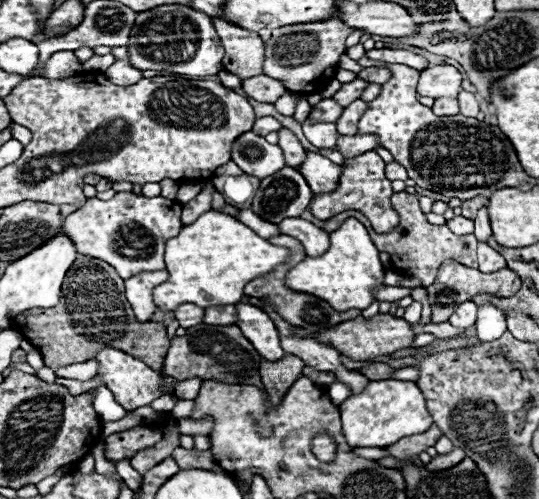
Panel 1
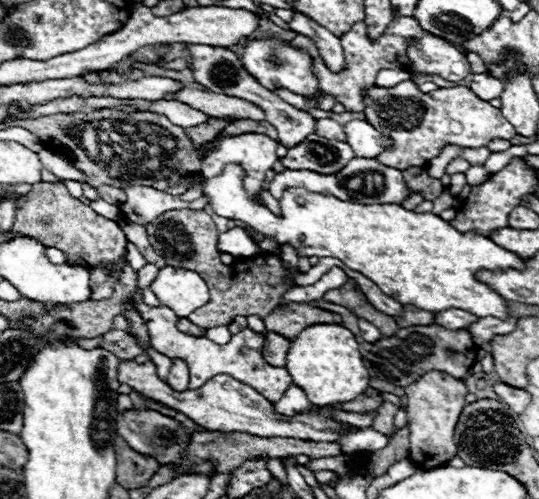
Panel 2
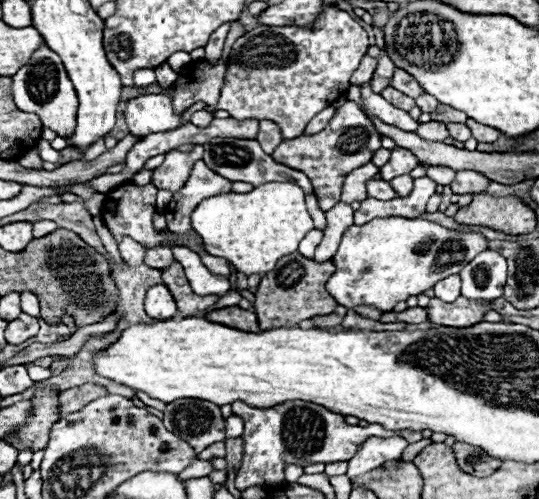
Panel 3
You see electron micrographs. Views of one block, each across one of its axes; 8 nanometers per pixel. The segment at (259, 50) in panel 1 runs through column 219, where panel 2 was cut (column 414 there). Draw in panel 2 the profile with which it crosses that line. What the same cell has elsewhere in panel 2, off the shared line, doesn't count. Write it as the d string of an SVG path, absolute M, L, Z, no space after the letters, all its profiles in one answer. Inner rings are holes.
M394 18L388 26L386 26L386 32L376 38L376 40L370 40L368 38L368 26L364 22L356 22L350 32L346 32L340 40L342 40L342 48L344 48L344 56L346 56L346 68L340 72L340 74L334 74L330 72L314 42L306 36L296 36L290 46L292 48L298 48L298 50L306 50L312 58L312 72L314 76L318 78L318 98L326 98L326 96L334 96L340 104L344 104L346 112L362 112L364 110L364 90L374 86L374 80L376 80L376 74L384 68L402 68L402 70L410 70L410 60L406 56L406 48L408 48L408 38L412 36L422 36L422 28L418 24L416 18Z

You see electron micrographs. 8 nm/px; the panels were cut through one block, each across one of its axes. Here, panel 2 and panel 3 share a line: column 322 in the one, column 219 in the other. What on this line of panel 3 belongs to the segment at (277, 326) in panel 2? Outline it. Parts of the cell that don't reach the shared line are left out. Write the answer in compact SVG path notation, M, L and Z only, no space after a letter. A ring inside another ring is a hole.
M238 306L208 312L206 320L218 322L218 324L224 324L224 326L232 326L232 328L238 328L238 330L246 330L246 332L260 332L256 314L250 312L250 310L242 310Z

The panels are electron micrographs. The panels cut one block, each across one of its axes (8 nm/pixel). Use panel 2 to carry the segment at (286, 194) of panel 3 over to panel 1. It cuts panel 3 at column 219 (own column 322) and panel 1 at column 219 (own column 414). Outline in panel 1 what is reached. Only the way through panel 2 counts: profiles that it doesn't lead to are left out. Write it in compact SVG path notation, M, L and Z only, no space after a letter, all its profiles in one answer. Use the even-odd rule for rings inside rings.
M216 210L204 212L194 224L184 226L178 236L166 242L164 260L170 276L154 288L154 304L164 312L174 312L180 304L200 304L202 308L238 304L244 286L270 272L286 256L286 248L268 244L234 216Z

